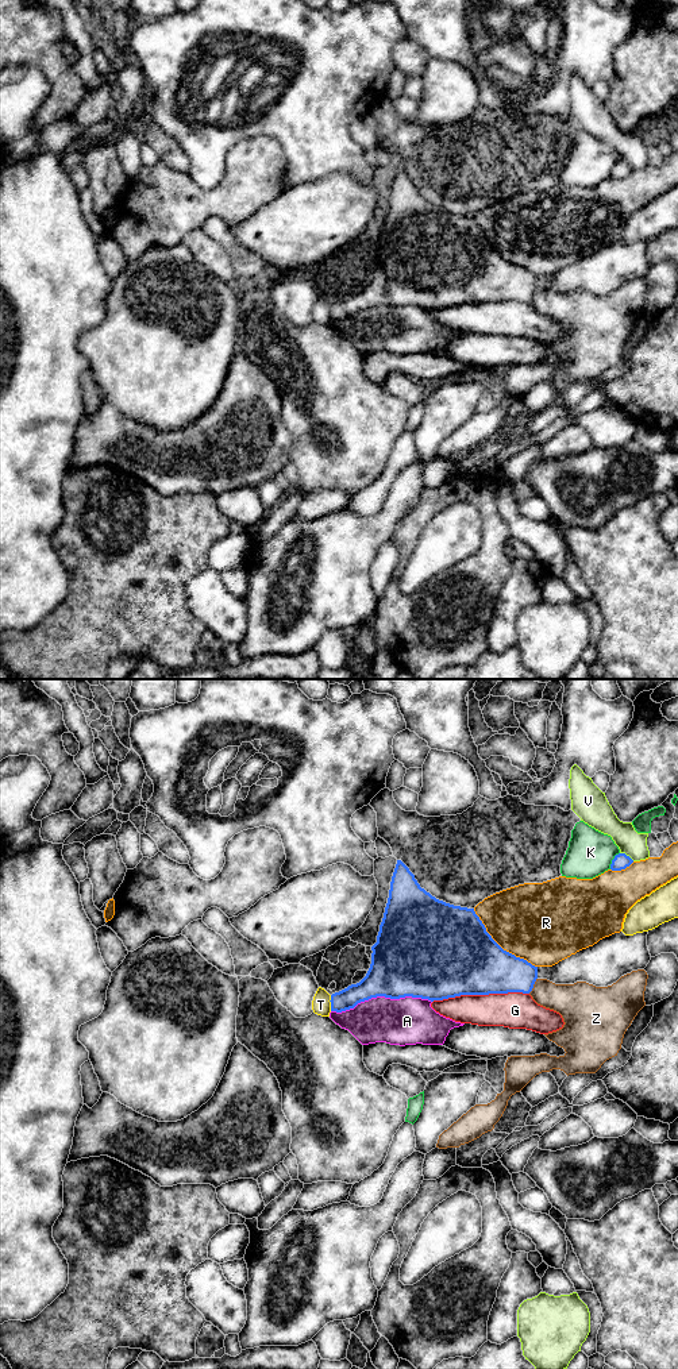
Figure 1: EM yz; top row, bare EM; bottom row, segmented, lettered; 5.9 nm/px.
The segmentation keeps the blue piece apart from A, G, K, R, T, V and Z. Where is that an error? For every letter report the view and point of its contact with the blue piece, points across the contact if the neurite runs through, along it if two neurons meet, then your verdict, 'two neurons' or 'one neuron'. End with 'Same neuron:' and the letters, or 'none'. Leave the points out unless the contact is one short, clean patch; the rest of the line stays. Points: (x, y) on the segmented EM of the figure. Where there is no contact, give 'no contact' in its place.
A: yz (381, 995) | two neurons
G: yz (480, 994) | two neurons
K: yz (612, 860) | two neurons
R: yz (499, 945) | two neurons
T: yz (331, 1003) | two neurons
V: yz (626, 855) | two neurons
Z: yz (532, 986) | two neurons
Same neuron: none

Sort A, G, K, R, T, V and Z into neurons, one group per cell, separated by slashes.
A / G / K / R / T / V / Z

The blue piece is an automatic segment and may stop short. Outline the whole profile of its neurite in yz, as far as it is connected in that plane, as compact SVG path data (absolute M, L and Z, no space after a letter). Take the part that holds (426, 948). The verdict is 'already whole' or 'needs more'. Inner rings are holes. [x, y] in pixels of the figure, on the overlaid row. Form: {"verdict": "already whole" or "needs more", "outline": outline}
{"verdict": "already whole", "outline": "M397 860L371 964L357 984L331 995L331 1011L342 1013L377 996L443 1000L461 995L529 994L538 967L504 950L486 932L474 909L436 899L420 887L409 868Z"}

